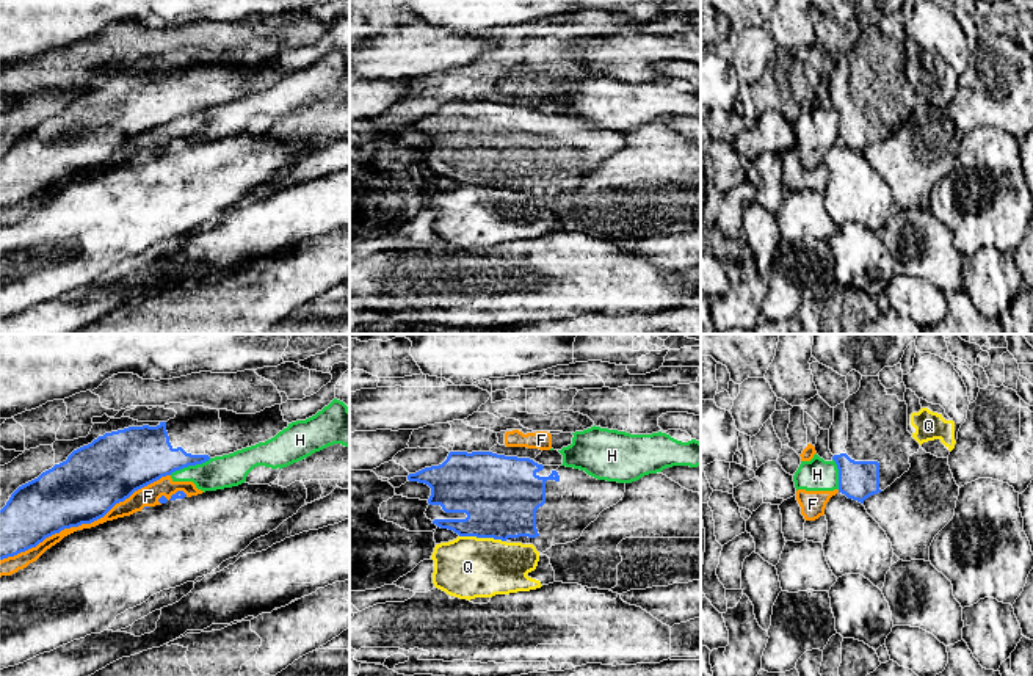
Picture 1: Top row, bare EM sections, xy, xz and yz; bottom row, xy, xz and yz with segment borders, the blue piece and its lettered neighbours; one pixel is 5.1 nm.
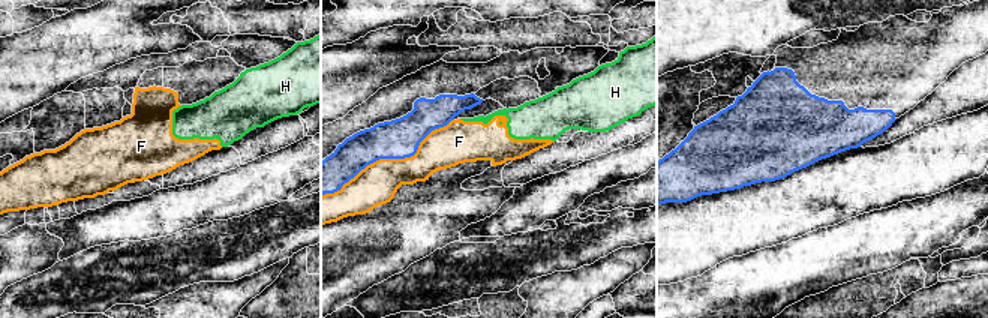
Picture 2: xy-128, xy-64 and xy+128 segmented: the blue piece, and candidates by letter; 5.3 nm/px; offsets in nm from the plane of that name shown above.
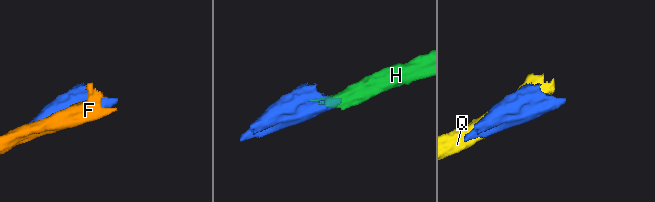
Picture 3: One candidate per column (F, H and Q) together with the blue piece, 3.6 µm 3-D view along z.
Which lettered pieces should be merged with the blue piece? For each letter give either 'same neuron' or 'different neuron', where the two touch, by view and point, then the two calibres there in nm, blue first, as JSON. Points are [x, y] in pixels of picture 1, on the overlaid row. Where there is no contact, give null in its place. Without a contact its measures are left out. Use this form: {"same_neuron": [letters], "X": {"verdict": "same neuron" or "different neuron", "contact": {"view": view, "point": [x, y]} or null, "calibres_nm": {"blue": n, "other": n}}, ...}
{"same_neuron": [], "F": {"verdict": "different neuron", "contact": {"view": "xy", "point": [85, 523]}, "calibres_nm": {"blue": 340, "other": 90}}, "H": {"verdict": "different neuron", "contact": {"view": "xy", "point": [190, 465]}, "calibres_nm": {"blue": 300, "other": 170}}, "Q": {"verdict": "different neuron", "contact": {"view": "xz", "point": [483, 537]}, "calibres_nm": {"blue": 400, "other": 320}}}

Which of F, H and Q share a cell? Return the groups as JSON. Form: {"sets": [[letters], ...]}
{"sets": [["F", "H"], ["Q"]]}

